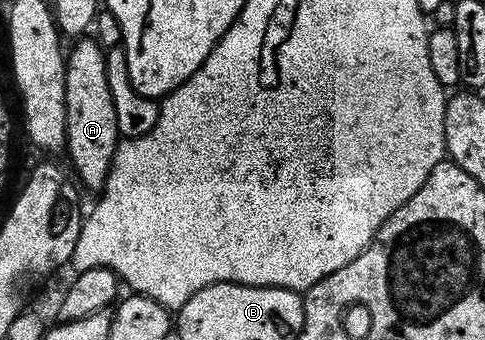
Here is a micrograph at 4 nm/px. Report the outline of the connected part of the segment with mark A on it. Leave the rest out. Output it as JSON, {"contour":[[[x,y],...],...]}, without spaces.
{"contour":[[[84,36],[74,43],[72,50],[65,54],[63,67],[63,83],[65,84],[65,124],[67,125],[67,140],[65,154],[71,157],[70,169],[75,169],[74,177],[80,183],[84,182],[94,192],[102,191],[103,184],[107,180],[107,173],[111,167],[111,161],[115,155],[115,149],[120,144],[119,129],[117,128],[117,111],[113,108],[113,96],[109,96],[109,76],[105,76],[105,64],[107,56],[102,46],[94,37]]]}

